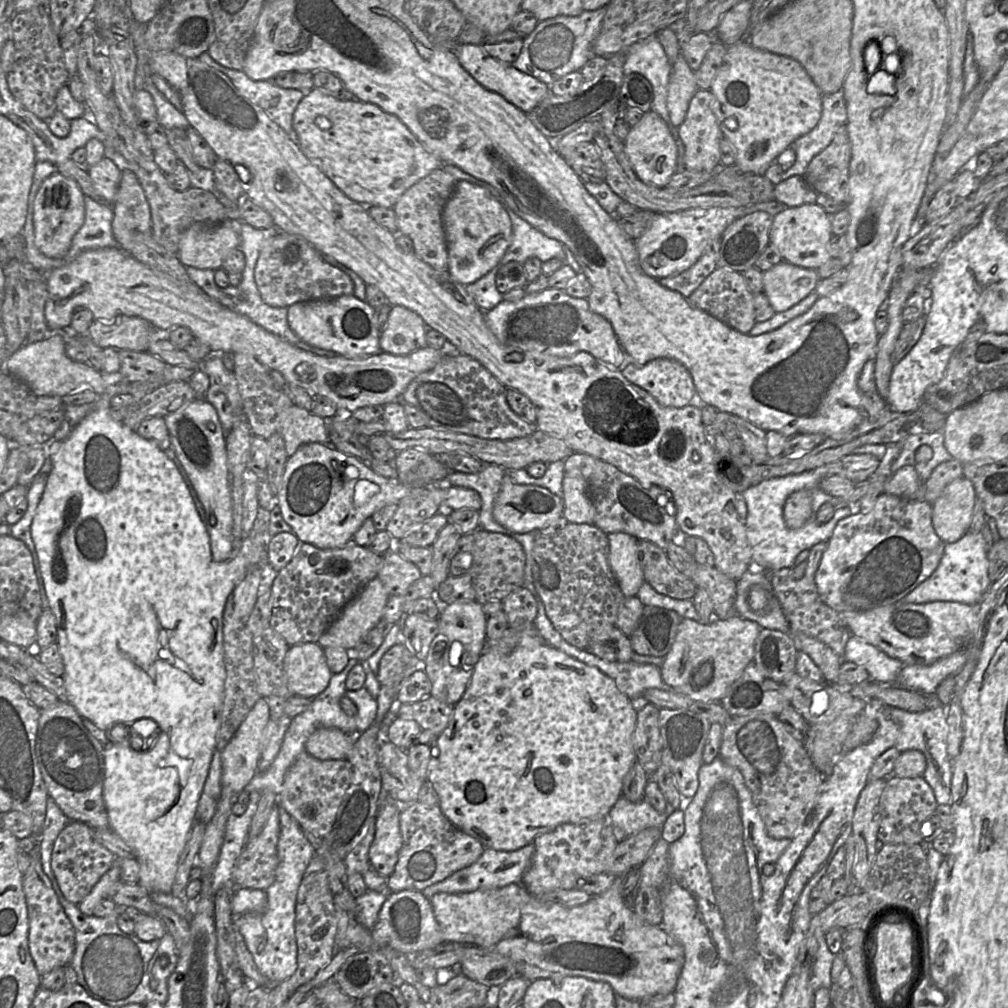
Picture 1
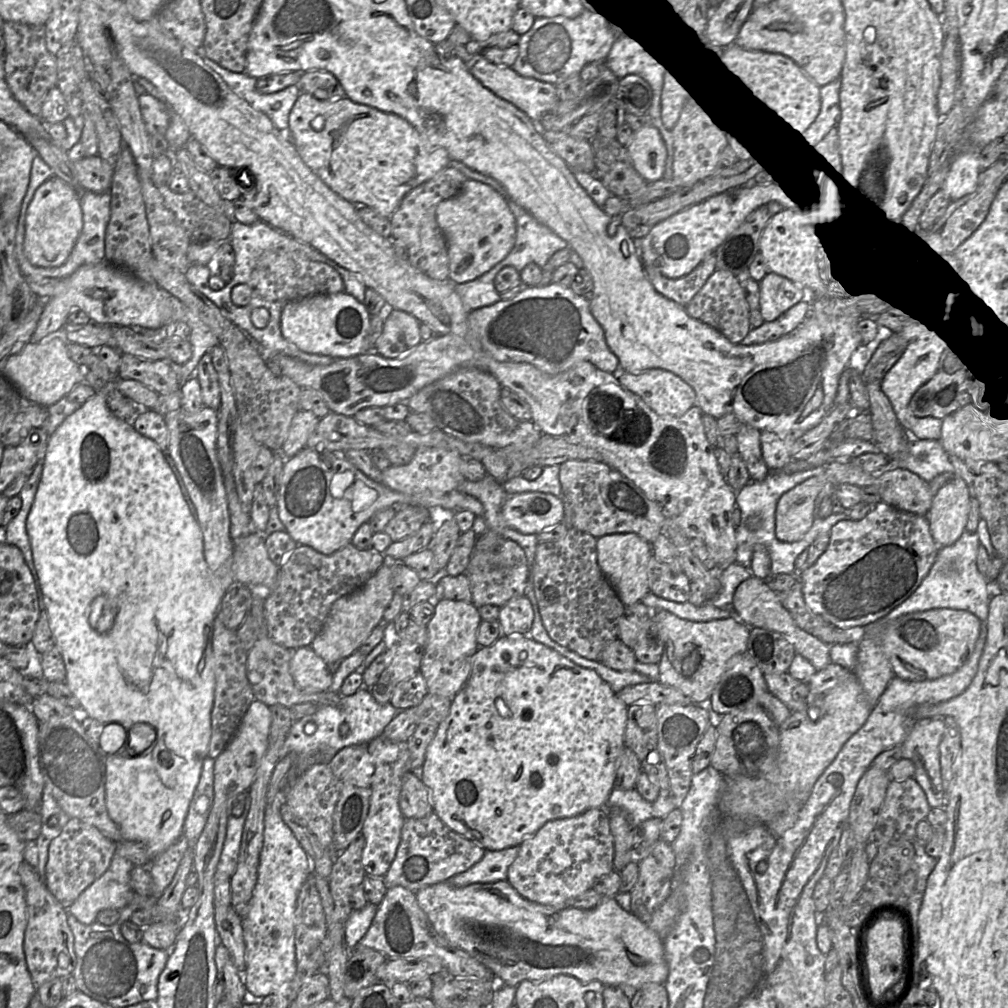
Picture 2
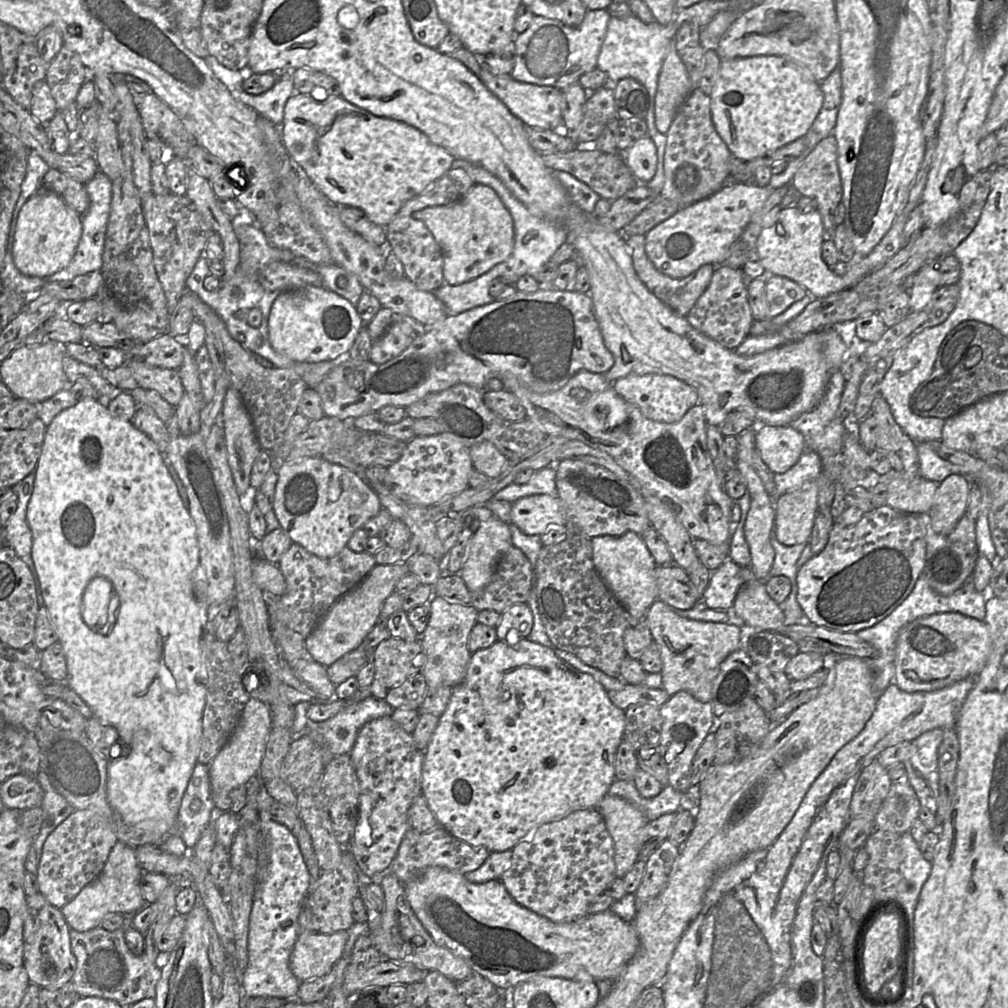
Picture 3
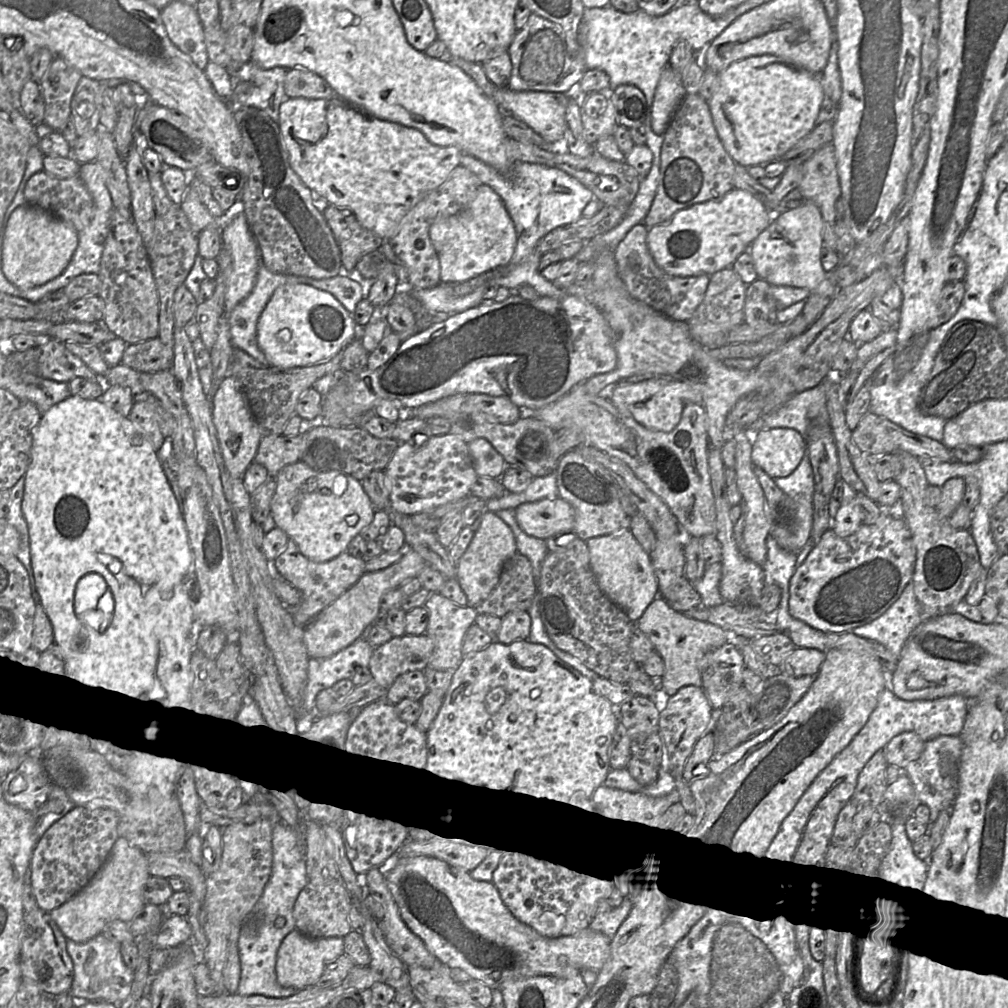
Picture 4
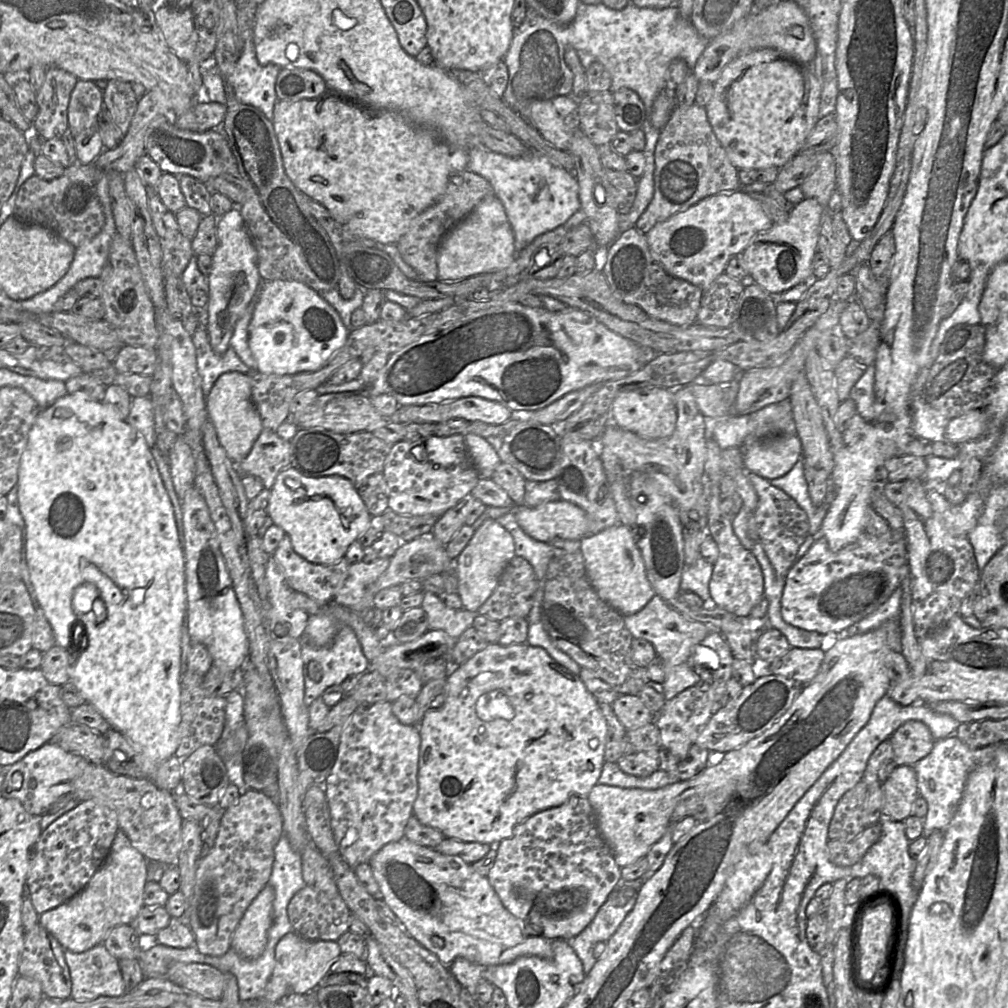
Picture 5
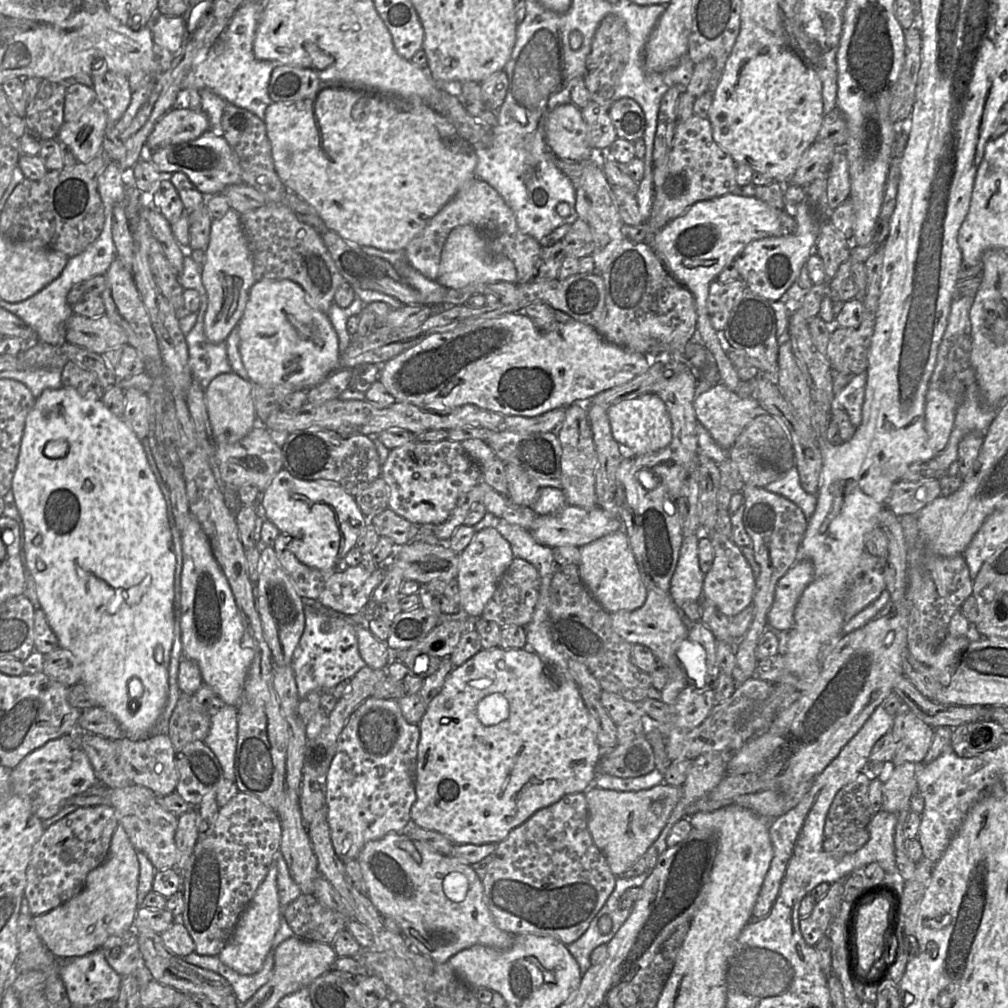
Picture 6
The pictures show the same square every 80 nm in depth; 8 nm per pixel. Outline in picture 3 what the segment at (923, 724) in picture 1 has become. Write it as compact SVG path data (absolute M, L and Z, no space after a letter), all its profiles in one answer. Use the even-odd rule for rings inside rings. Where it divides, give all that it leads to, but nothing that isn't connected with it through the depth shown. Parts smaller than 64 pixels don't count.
M944 729L929 730L911 741L903 764L906 779L914 789L922 806L936 813L939 796L938 748Z

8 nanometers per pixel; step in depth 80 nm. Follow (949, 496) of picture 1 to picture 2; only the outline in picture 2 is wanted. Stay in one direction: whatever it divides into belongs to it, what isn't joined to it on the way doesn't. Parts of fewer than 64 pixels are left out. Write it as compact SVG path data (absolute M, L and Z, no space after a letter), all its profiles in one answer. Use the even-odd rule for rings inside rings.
M957 475L935 493L926 516L933 539L940 547L952 545L966 530L970 504L969 486Z

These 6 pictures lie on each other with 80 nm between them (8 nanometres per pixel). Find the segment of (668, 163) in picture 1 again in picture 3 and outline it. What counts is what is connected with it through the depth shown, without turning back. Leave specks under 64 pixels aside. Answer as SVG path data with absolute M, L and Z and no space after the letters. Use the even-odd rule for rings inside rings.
M651 137L634 140L627 150L620 150L621 158L639 183L648 183L657 170L657 148Z

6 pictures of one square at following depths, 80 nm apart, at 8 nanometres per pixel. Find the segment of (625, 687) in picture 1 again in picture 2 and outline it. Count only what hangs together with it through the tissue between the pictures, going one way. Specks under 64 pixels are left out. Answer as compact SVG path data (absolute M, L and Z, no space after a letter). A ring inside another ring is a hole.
M555 645L554 650L569 659L573 663L590 670L595 671L615 693L619 693L622 689L628 686L633 686L641 683L649 683L651 679L635 670L633 671L616 671L605 666L600 661L583 661L568 651Z

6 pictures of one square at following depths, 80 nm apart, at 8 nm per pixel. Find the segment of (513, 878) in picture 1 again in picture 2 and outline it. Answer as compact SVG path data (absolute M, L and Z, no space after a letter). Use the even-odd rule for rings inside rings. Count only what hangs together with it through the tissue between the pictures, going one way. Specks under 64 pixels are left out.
M513 846L499 851L486 851L482 859L470 869L446 882L456 887L465 887L507 880L508 869L515 861L519 848L520 846Z

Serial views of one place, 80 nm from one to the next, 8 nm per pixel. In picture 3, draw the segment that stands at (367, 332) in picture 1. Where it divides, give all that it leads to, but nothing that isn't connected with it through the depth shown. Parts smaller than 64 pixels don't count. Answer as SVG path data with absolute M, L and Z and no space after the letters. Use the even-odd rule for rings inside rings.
M316 286L279 293L268 318L268 335L272 347L298 362L316 363L346 356L362 328L363 323L356 308L347 299Z

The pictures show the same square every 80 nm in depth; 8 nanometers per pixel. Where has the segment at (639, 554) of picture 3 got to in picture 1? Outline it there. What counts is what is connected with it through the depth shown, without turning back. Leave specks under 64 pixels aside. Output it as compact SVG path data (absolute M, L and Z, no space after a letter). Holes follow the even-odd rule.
M623 532L607 535L608 563L625 597L637 596L644 575L638 559L638 539Z

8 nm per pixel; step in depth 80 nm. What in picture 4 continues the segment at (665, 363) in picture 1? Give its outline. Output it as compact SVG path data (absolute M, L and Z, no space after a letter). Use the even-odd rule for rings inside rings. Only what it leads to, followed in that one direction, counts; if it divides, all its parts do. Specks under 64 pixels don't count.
M652 378L637 383L621 382L613 391L611 400L622 414L632 417L648 429L661 432L670 432L678 425L687 404L703 404L699 386L672 378Z

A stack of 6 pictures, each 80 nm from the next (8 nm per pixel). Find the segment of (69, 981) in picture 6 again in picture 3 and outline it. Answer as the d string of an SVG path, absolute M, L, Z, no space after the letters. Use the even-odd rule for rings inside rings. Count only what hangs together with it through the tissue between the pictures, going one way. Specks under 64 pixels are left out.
M124 923L115 931L96 927L85 932L69 929L71 950L76 958L76 969L72 984L79 997L97 997L116 1001L128 1007L144 998L150 983L157 984L161 970L147 958L146 954L136 956L128 949L124 934L130 923Z

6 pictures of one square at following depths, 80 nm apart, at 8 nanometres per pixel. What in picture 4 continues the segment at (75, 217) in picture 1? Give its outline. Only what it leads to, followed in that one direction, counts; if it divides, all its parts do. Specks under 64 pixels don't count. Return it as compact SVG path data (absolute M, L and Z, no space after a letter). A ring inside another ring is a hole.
M21 205L11 214L4 230L1 268L9 282L22 290L56 278L69 265L79 242L79 233L51 213Z

